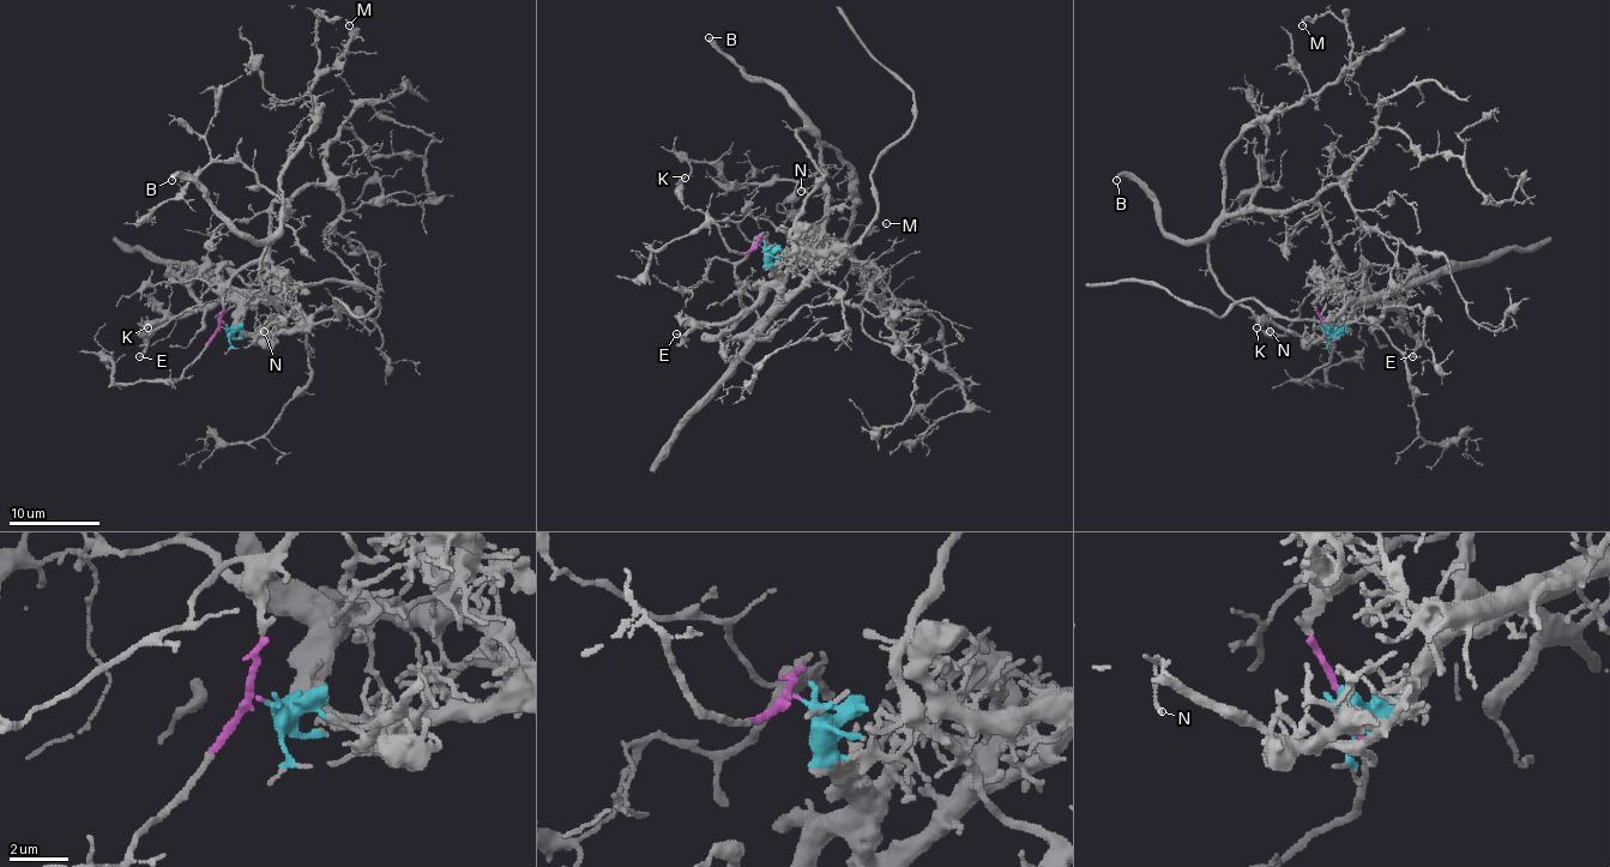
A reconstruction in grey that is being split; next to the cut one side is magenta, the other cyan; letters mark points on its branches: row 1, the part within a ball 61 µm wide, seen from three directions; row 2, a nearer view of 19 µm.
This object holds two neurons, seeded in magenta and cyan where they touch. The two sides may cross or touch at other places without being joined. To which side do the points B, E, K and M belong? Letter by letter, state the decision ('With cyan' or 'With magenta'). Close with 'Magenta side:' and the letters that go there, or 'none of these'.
B: With magenta
E: With cyan
K: With magenta
M: With magenta
Magenta side: B, K, M

